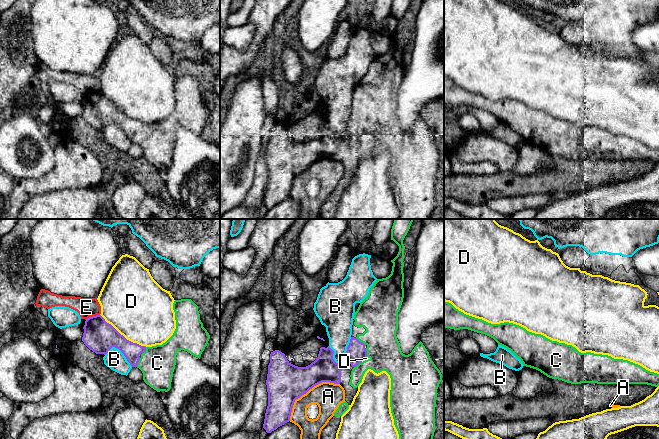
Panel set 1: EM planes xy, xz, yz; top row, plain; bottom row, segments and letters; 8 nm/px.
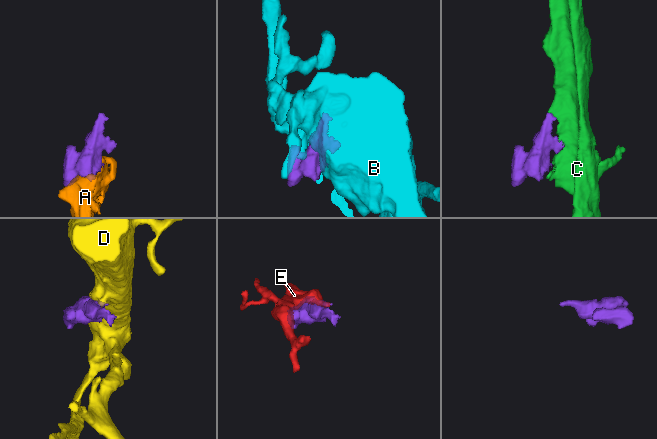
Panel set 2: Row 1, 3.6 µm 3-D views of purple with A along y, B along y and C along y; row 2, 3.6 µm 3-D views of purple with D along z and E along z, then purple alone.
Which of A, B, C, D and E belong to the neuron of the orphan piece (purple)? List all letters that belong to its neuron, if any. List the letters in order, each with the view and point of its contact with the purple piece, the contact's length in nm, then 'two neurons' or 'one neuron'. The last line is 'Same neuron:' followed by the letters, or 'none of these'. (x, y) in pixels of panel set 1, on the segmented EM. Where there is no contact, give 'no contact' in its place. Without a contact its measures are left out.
A: contact xz (307, 391); length 500 nm; two neurons
B: contact xy (120, 350); length 240 nm; two neurons
C: contact xy (145, 350); length 70 nm; one neuron
D: contact xy (120, 334); length 440 nm; two neurons
E: contact xy (92, 316); length 130 nm; two neurons
Same neuron: C

